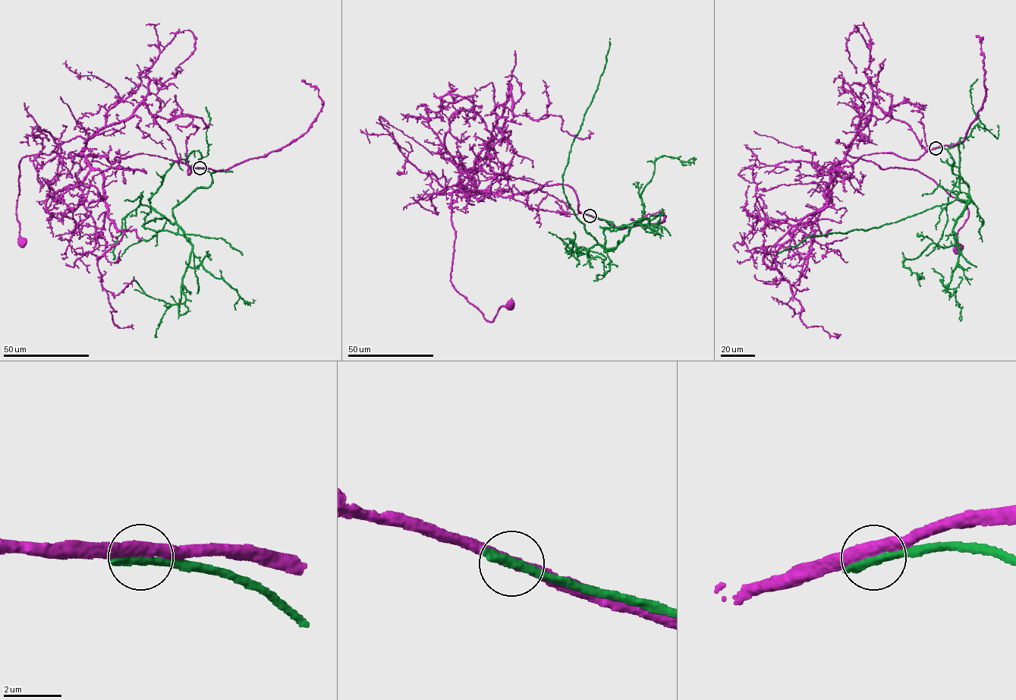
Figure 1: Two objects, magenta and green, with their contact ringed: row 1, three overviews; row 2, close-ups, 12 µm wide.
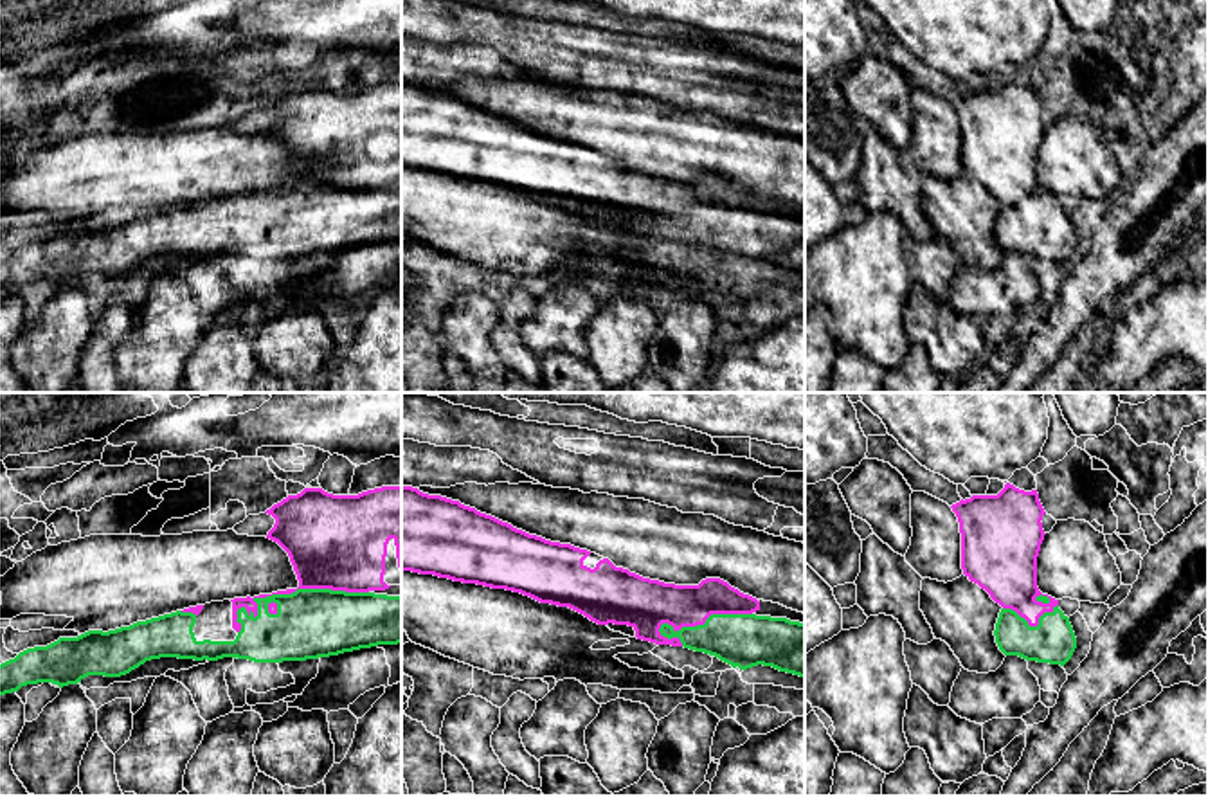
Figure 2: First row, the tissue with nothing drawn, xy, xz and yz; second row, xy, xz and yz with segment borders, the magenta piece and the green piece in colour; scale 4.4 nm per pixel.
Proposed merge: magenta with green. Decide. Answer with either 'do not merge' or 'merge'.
do not merge

